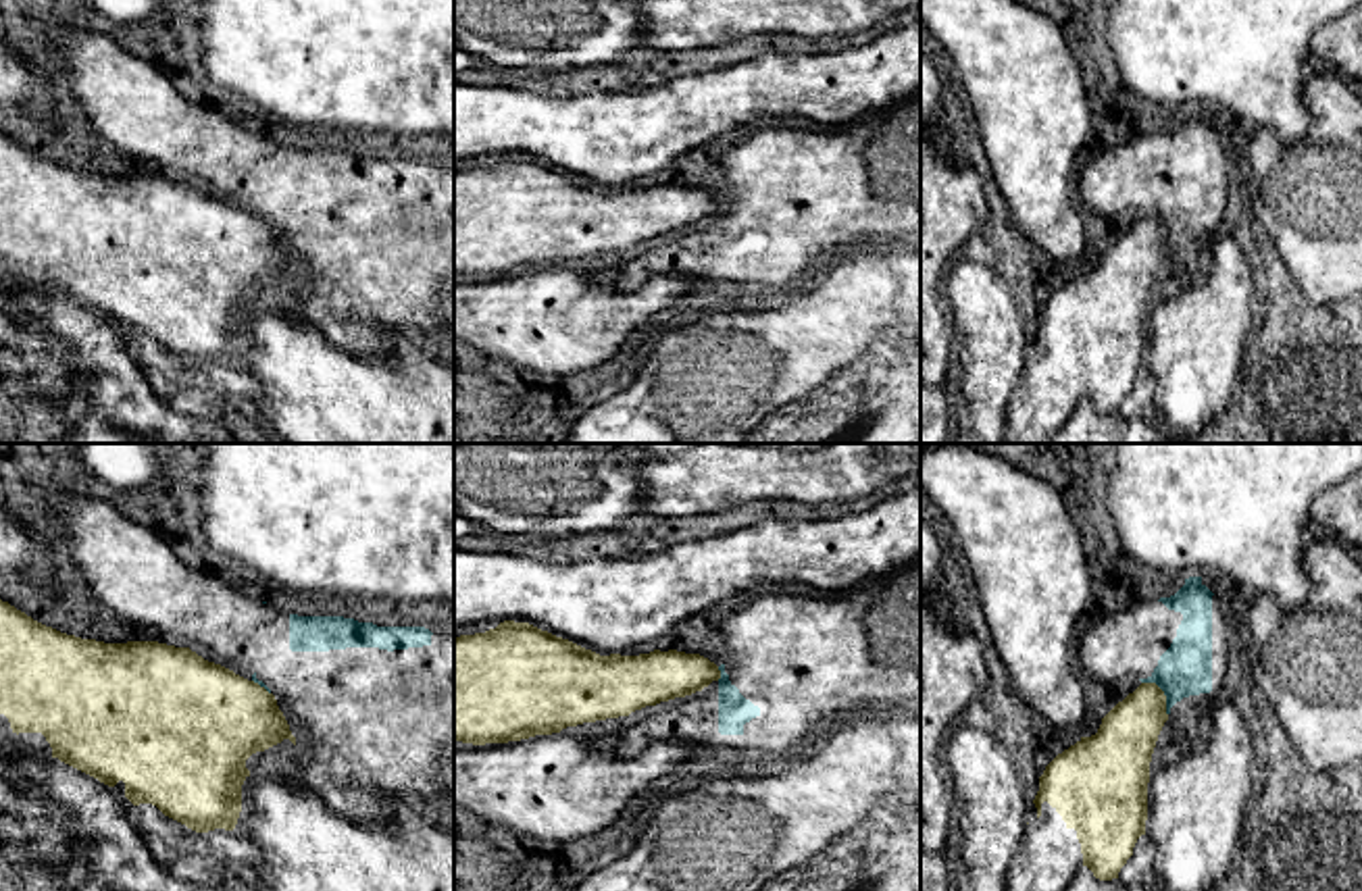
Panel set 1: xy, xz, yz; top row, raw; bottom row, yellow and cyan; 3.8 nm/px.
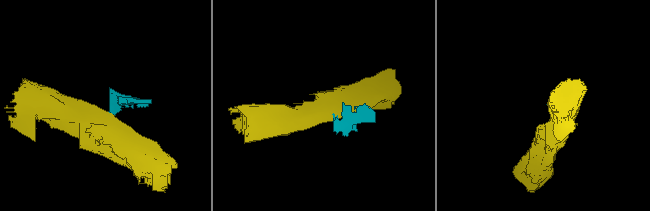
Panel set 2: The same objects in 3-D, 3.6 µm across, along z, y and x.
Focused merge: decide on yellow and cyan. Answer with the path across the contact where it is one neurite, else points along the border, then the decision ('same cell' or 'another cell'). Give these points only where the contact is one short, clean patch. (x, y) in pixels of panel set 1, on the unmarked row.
border yz (1142, 215), (1152, 215), (1163, 225), (1167, 248); another cell

